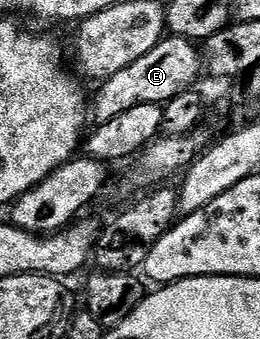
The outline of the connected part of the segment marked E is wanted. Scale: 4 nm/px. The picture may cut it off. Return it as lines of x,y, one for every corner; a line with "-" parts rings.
168,35
161,39
158,45
154,45
154,49
150,49
150,53
145,53
142,57
138,57
138,61
134,61
134,65
126,65
126,69
122,69
122,73
114,73
109,79
103,80
99,84
100,87
96,91
96,96
90,99
90,119
93,124
105,123
118,117
118,113
126,113
126,109
134,109
134,105
146,105
147,103
166,104
174,97
178,97
178,93
185,89
191,88
192,83
202,75
202,51
193,40
183,39
177,35

